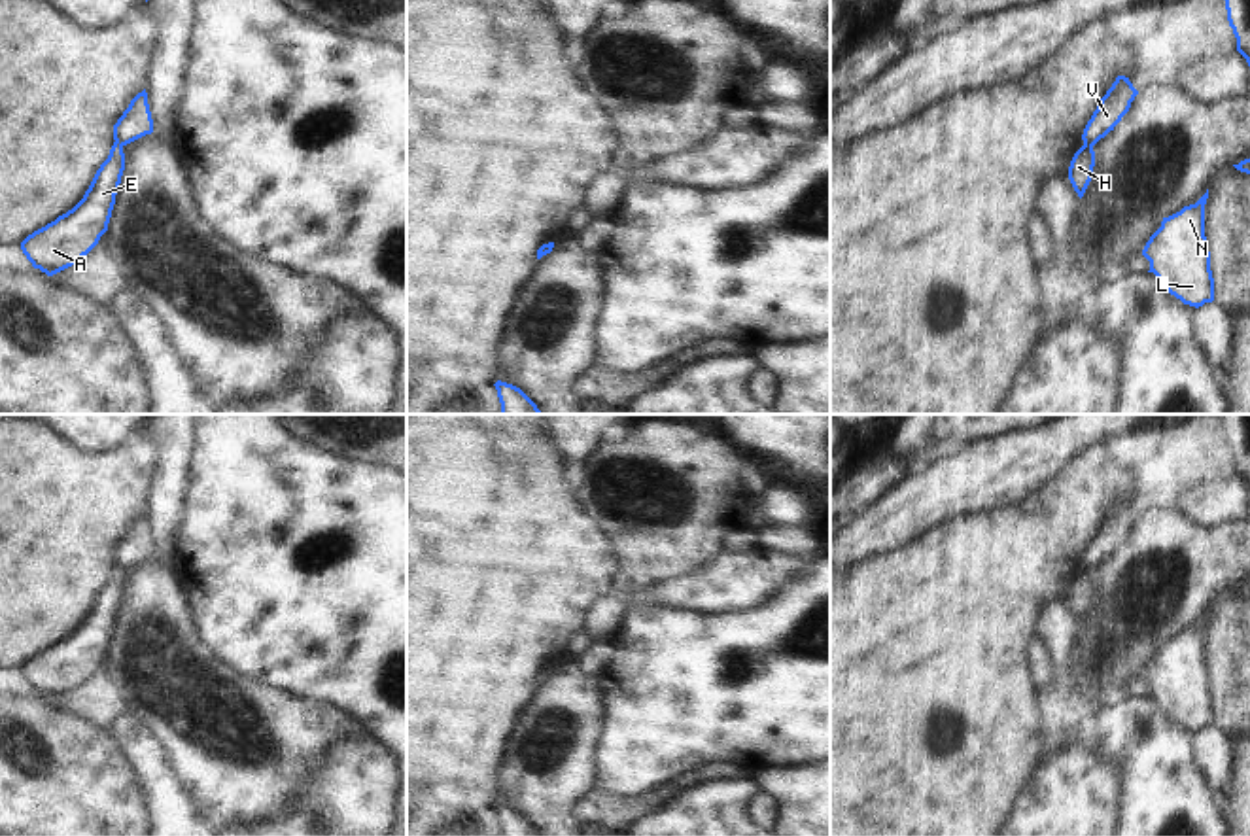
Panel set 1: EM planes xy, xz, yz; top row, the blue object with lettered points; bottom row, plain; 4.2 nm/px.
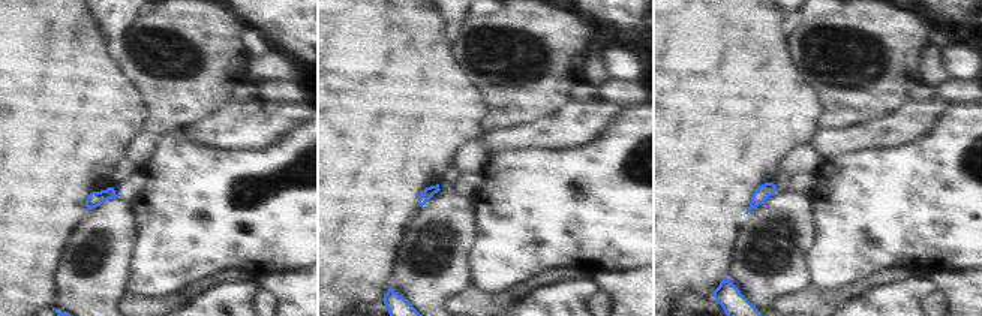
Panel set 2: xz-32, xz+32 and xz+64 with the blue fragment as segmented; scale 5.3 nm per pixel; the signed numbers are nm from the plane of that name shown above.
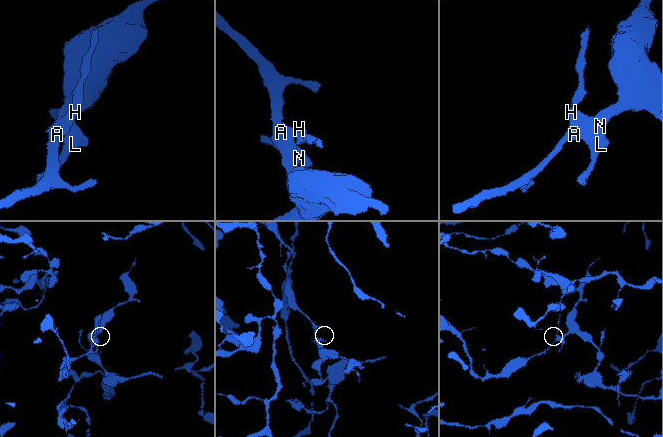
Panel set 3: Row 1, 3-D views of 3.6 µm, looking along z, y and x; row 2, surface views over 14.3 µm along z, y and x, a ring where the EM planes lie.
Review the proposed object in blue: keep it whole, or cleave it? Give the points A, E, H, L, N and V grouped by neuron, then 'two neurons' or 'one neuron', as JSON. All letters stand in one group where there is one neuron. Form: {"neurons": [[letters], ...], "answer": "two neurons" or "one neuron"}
{"neurons": [["A", "E", "H", "L", "N"], ["V"]], "answer": "two neurons"}

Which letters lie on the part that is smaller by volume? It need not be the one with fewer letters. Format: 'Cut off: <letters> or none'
Cut off: V

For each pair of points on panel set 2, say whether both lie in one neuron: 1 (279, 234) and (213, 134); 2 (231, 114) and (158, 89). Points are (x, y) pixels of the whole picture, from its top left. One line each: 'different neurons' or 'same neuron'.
1: different neurons
2: different neurons

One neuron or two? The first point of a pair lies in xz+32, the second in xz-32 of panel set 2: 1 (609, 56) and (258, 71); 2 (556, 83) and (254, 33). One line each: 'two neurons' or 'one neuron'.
1: one neuron
2: two neurons

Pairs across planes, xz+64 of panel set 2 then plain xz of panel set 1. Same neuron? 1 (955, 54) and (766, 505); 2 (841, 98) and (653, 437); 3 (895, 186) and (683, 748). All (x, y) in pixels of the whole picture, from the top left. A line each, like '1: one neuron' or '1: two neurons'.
1: one neuron
2: one neuron
3: one neuron

